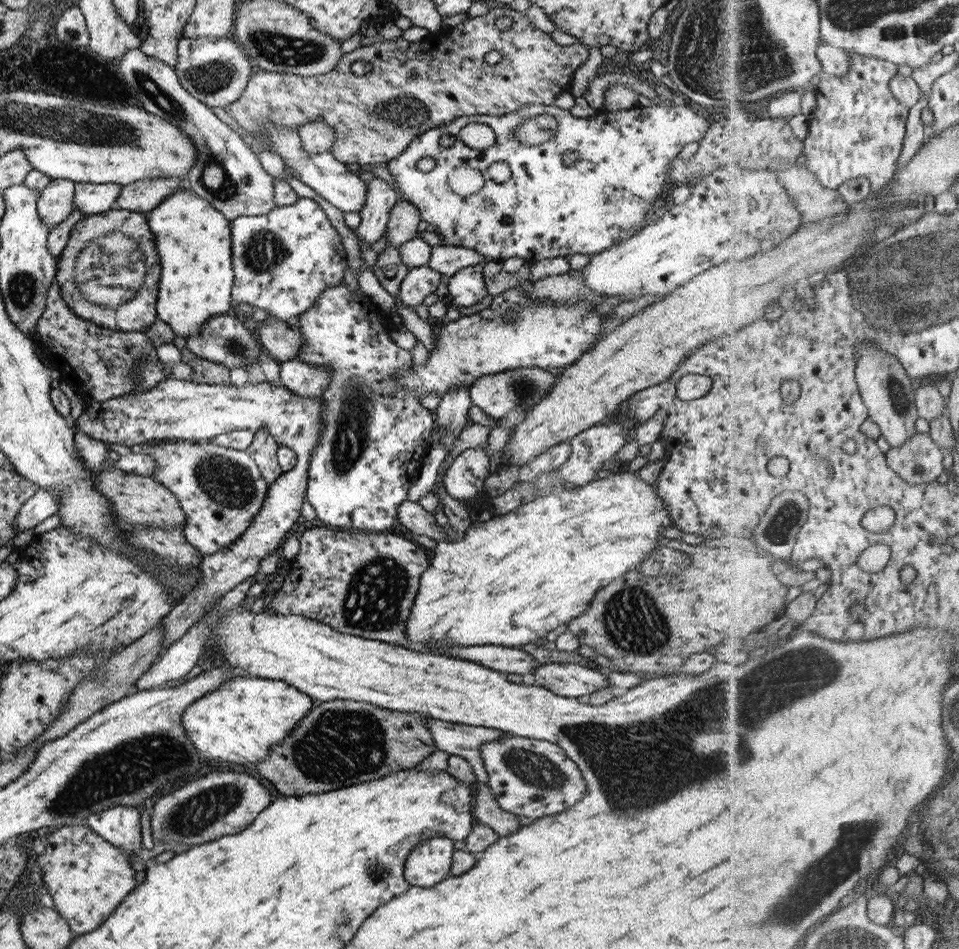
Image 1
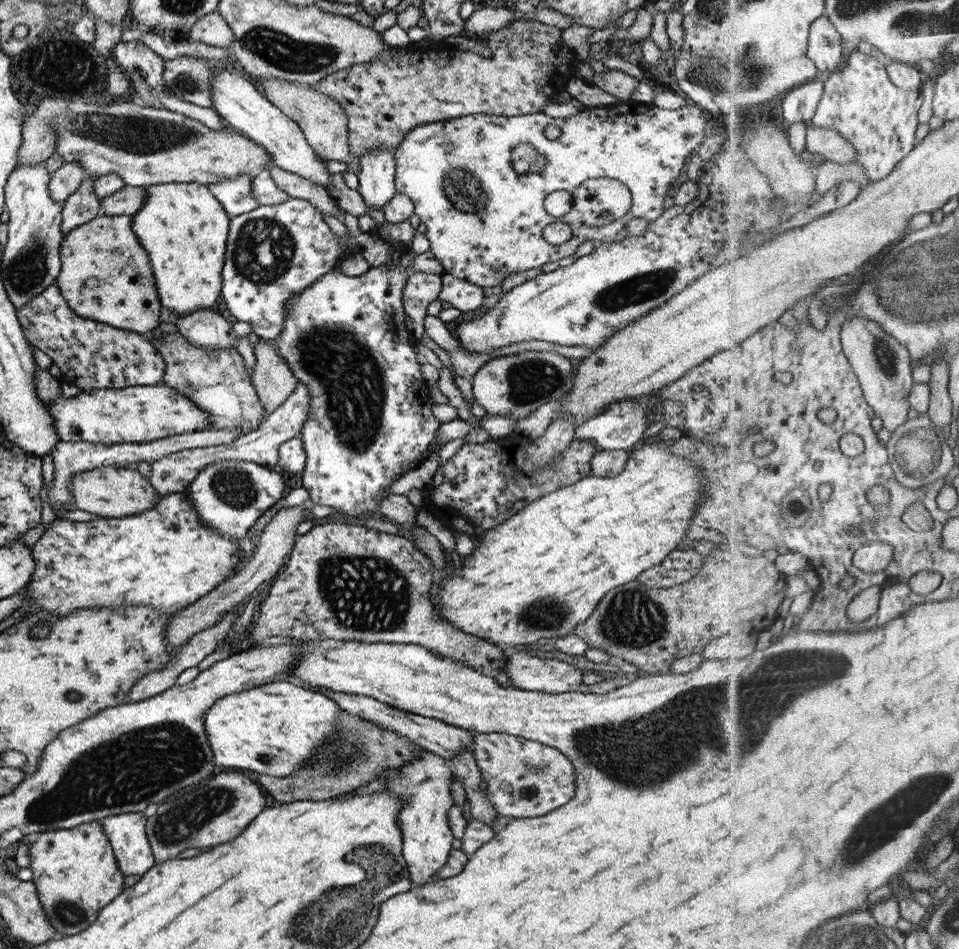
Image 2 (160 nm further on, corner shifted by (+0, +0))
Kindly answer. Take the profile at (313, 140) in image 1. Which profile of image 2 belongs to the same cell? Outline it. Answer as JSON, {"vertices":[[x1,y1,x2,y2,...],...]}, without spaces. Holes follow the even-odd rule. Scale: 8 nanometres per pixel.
{"vertices":[[271,78,263,82,263,94,268,102,275,106,284,116,295,122,307,144,317,156,332,161,345,162,351,160,348,147,347,118,341,110,341,106,330,96,313,88,314,85,304,85,295,82]]}

